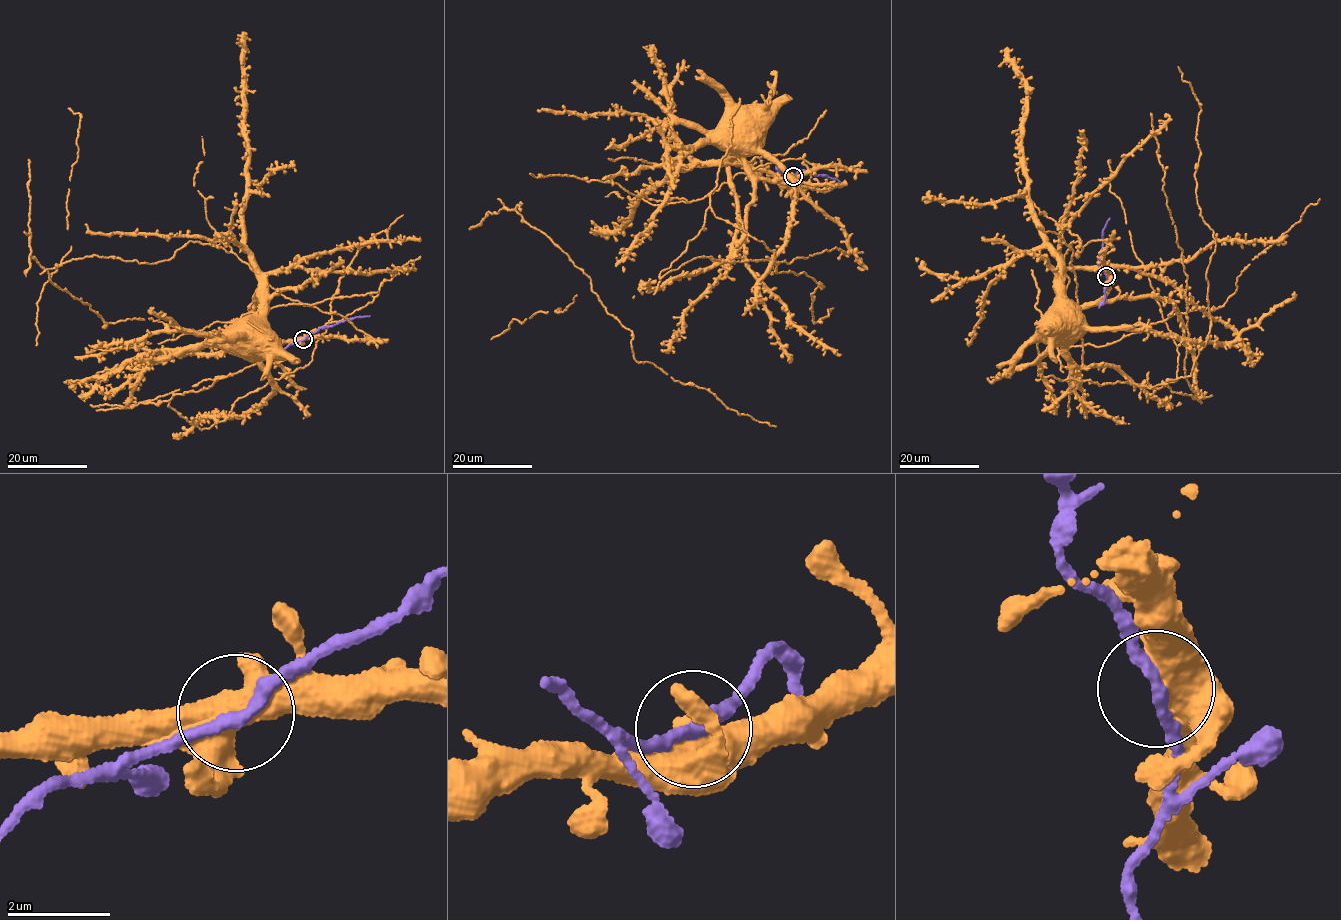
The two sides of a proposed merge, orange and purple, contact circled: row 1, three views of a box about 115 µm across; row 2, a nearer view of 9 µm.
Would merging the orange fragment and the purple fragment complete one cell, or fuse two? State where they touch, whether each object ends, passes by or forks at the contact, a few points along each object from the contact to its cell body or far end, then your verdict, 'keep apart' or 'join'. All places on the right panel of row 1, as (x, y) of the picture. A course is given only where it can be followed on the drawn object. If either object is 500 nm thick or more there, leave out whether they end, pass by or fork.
at (1106, 276); orange forks there; purple passes by; orange runs (1107, 275), (1107, 290), (1100, 300), (1087, 302), (1048, 335), (1046, 333); purple runs (1106, 275), (1099, 260), (1103, 231), (1109, 218); keep apart

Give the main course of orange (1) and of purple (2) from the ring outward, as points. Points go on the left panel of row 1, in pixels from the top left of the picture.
1: (303, 339), (277, 341), (253, 334), (270, 346), (265, 348), (267, 351), (272, 351)
2: (304, 339), (320, 328), (369, 316)

